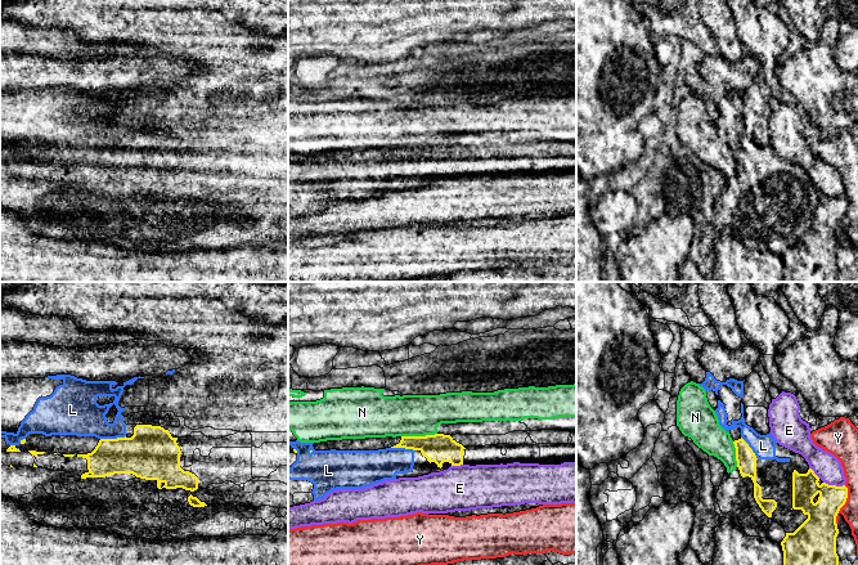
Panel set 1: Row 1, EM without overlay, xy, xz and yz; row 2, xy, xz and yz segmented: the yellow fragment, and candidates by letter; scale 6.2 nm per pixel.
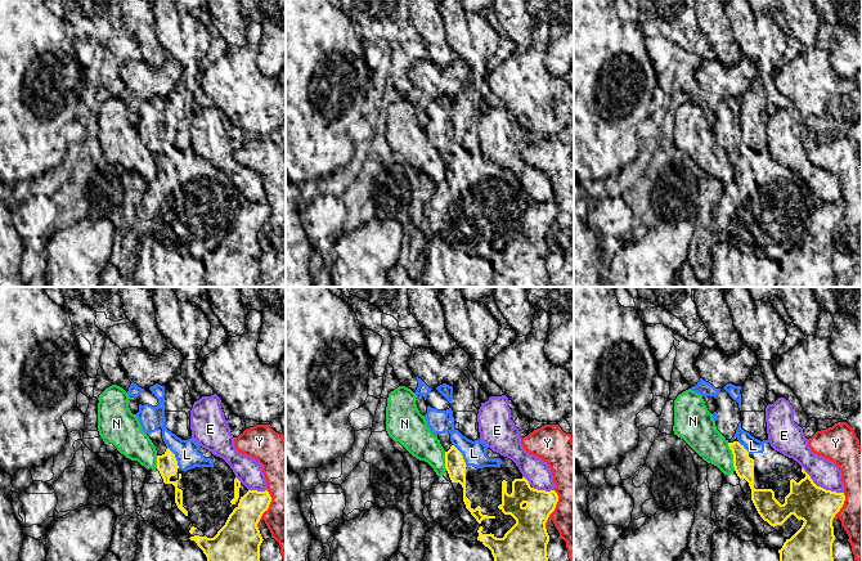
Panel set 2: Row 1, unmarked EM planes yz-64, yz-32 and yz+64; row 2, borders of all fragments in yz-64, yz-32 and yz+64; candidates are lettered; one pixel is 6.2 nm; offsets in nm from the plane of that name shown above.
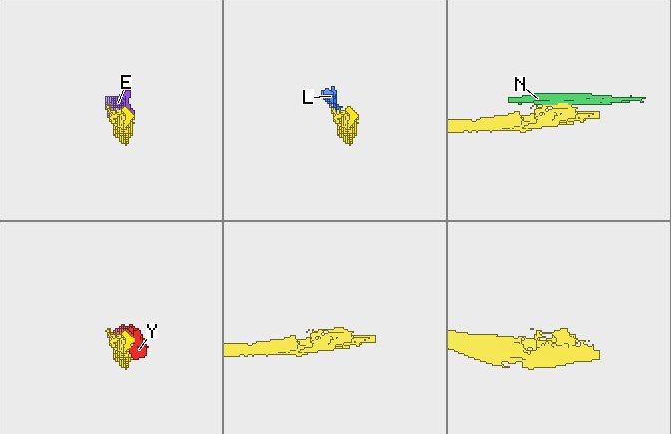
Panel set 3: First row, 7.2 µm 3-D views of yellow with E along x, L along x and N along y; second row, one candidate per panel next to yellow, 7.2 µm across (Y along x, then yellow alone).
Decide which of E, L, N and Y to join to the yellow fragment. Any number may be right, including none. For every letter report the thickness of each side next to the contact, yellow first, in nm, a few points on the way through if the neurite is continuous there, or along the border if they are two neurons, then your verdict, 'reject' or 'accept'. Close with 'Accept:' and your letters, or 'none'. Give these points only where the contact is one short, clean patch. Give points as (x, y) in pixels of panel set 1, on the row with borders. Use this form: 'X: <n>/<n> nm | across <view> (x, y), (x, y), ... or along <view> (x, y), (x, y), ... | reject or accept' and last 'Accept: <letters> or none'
E: 190/170 nm | reject
L: 320/260 nm | reject
N: 190/260 nm | reject
Y: 220/100 nm | reject
Accept: none

